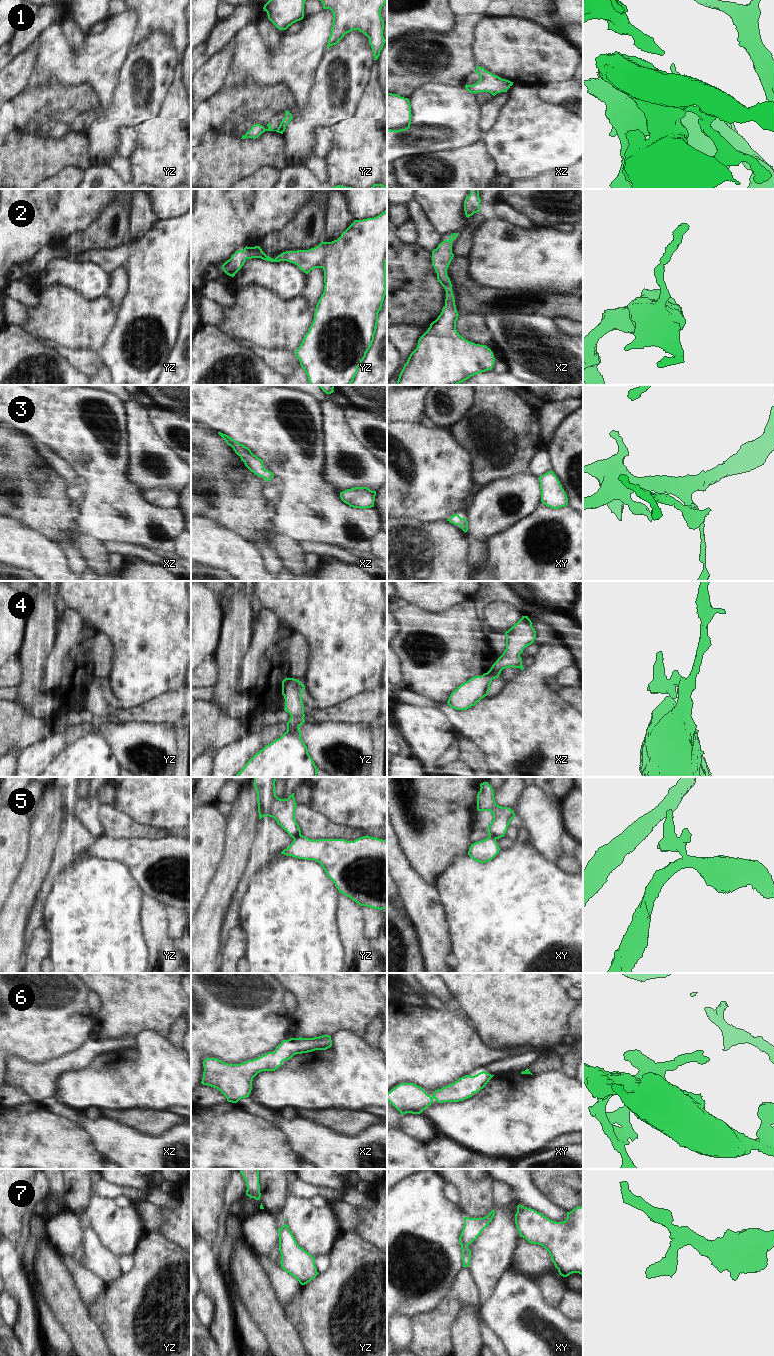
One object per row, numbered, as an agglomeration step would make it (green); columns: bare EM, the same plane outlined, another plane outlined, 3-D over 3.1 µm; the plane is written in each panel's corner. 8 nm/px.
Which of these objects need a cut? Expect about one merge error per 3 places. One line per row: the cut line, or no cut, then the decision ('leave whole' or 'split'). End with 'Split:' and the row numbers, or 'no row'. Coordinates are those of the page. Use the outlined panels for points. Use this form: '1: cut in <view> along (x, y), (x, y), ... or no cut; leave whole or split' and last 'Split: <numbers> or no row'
1: no cut; leave whole
2: no cut; leave whole
3: no cut; leave whole
4: cut in xz along (486, 673), (492, 679); split
5: cut in yz along (300, 834), (293, 838); split
6: no cut; leave whole
7: no cut; leave whole
Split: 4, 5

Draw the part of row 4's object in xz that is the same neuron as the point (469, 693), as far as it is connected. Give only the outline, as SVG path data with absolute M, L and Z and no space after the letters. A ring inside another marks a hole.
M487 673L475 676L453 691L447 701L451 708L467 710L488 695L492 679Z

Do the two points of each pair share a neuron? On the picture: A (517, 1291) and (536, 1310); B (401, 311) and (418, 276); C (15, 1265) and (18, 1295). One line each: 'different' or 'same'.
A: same
B: same
C: same

